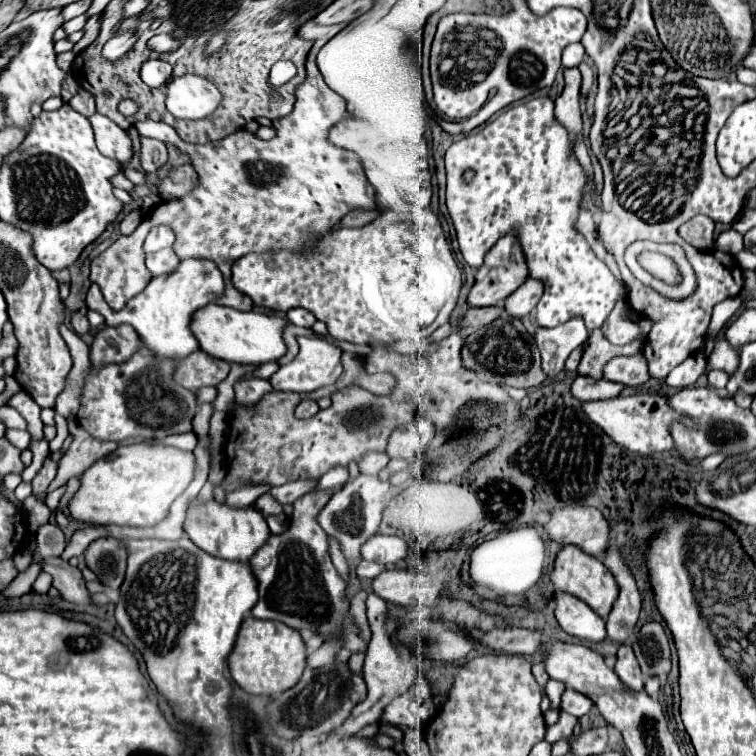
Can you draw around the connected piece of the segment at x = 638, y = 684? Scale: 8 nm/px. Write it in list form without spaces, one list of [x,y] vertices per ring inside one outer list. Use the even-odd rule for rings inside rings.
[[[621,644],[619,646],[615,672],[621,678],[621,682],[627,684],[629,688],[633,688],[633,690],[641,690],[643,688],[643,674],[641,674],[637,658],[633,654],[633,648],[629,644]]]

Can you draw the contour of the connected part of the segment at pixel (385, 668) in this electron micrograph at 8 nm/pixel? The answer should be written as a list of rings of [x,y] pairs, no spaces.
[[[369,594],[369,598],[367,598],[367,618],[369,618],[369,626],[371,626],[371,632],[373,632],[369,648],[367,648],[365,664],[363,664],[363,678],[365,678],[365,684],[367,684],[367,698],[359,706],[355,706],[349,720],[341,728],[337,728],[339,734],[357,734],[363,726],[381,720],[381,714],[383,714],[385,706],[397,696],[397,692],[401,688],[399,680],[403,680],[403,676],[405,676],[405,664],[403,664],[401,656],[397,654],[395,646],[391,644],[389,636],[385,634],[385,600],[381,600],[375,594]]]

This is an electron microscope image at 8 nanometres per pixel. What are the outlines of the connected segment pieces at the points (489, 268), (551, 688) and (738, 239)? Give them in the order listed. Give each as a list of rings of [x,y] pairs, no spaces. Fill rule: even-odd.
[[[505,234],[497,246],[489,250],[485,256],[483,266],[477,270],[475,276],[475,286],[469,292],[469,304],[471,306],[497,306],[503,302],[513,290],[517,290],[527,278],[527,266],[525,266],[525,254],[521,250],[521,242],[517,242],[515,234]]]
[[[549,680],[549,684],[547,684],[547,696],[551,700],[551,708],[553,710],[559,710],[561,694],[563,694],[563,686],[557,680]]]
[[[733,228],[721,232],[715,242],[713,242],[713,250],[721,250],[721,252],[727,252],[727,254],[737,254],[743,250],[743,236],[739,232],[735,232]]]

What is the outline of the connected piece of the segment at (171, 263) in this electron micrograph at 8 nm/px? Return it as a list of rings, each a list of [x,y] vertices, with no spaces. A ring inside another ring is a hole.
[[[165,248],[165,250],[159,250],[159,252],[147,254],[145,256],[145,264],[147,264],[147,268],[151,270],[153,276],[171,274],[177,268],[179,258],[177,258],[177,254],[171,248]]]

